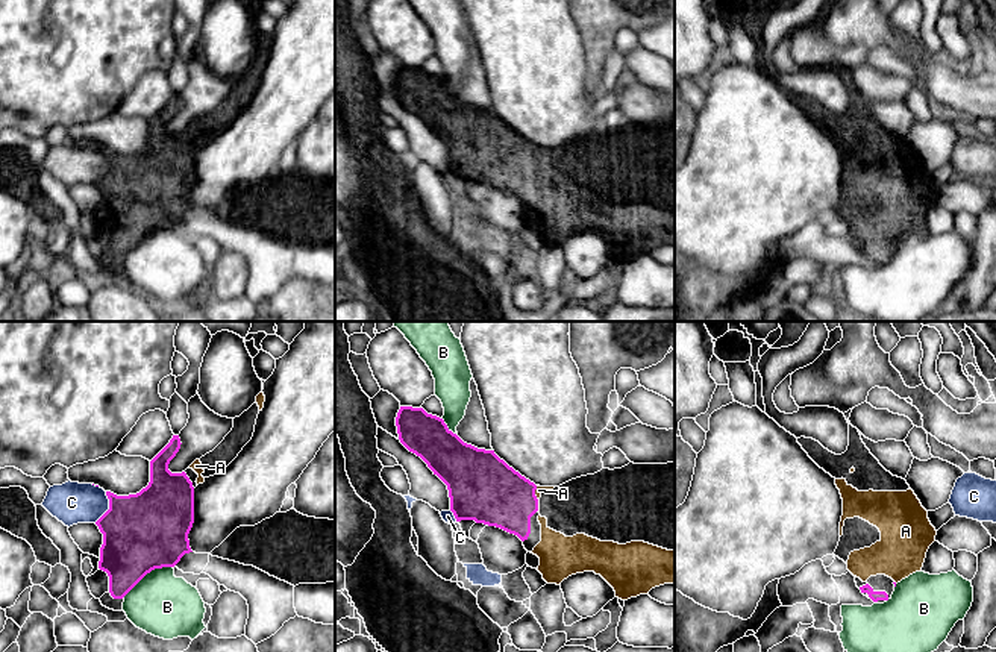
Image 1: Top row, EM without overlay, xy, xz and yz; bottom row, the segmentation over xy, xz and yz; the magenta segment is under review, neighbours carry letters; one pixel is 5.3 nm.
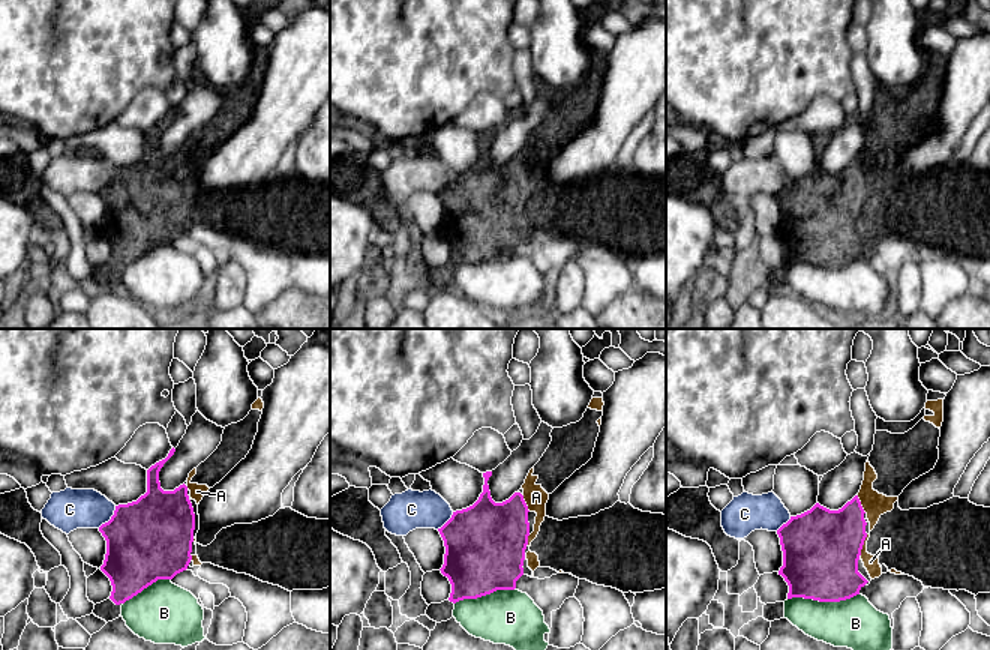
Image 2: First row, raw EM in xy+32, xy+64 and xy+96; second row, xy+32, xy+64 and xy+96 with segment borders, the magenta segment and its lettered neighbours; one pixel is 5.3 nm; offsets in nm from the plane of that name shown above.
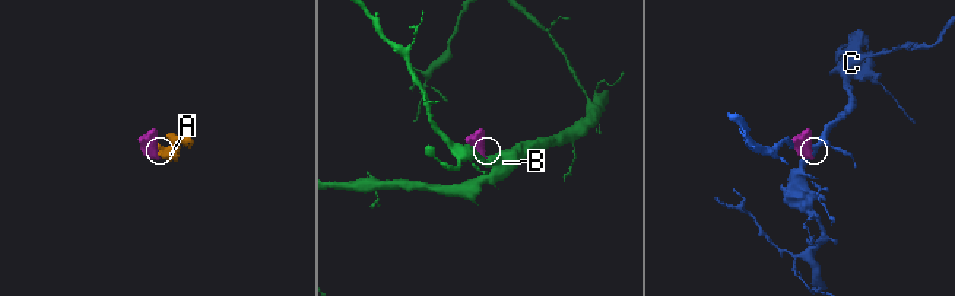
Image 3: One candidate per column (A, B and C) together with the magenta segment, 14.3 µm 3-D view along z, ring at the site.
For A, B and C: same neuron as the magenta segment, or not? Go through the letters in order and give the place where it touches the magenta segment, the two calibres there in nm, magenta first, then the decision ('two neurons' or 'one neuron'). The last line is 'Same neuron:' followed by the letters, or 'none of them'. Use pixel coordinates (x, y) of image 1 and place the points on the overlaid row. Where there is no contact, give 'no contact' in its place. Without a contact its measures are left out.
A: xz (537, 499) | 340/40 nm | one neuron
B: xy (147, 572) | 420/340 nm | two neurons
C: xy (109, 507) | 420/220 nm | two neurons
Same neuron: A

